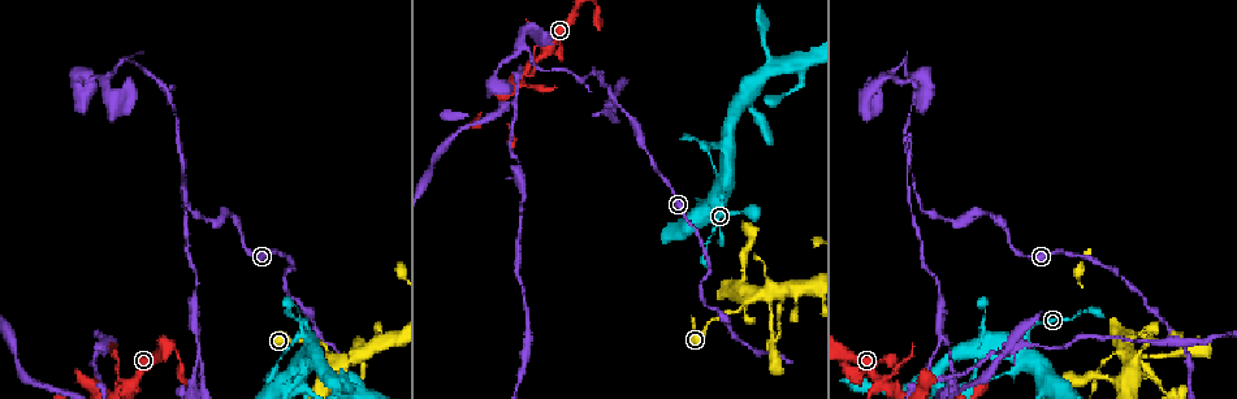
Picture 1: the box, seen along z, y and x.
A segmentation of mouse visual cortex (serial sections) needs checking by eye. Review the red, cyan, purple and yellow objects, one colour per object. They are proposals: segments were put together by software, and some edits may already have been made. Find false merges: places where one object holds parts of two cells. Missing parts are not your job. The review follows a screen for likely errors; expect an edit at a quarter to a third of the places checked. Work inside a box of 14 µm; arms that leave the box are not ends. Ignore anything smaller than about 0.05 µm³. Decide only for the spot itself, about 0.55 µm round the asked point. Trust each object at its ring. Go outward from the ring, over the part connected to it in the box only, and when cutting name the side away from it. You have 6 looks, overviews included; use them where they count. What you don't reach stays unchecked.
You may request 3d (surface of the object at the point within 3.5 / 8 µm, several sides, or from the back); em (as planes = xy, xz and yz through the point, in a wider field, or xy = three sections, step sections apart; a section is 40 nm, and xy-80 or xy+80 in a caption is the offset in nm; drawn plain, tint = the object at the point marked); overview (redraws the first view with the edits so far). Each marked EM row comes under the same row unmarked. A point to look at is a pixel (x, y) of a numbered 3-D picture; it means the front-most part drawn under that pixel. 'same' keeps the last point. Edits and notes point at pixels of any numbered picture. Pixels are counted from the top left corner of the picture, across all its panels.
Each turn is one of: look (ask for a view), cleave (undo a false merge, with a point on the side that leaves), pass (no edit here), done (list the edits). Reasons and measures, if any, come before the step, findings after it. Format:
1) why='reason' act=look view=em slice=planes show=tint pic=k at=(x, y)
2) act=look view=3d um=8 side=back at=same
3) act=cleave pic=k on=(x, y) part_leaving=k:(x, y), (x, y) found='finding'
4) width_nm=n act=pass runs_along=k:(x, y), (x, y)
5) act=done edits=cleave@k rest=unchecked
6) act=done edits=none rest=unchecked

why='sharp bend' act=look view=em slice=xy step=2 show=tint pic=1 at=(1134, 358)

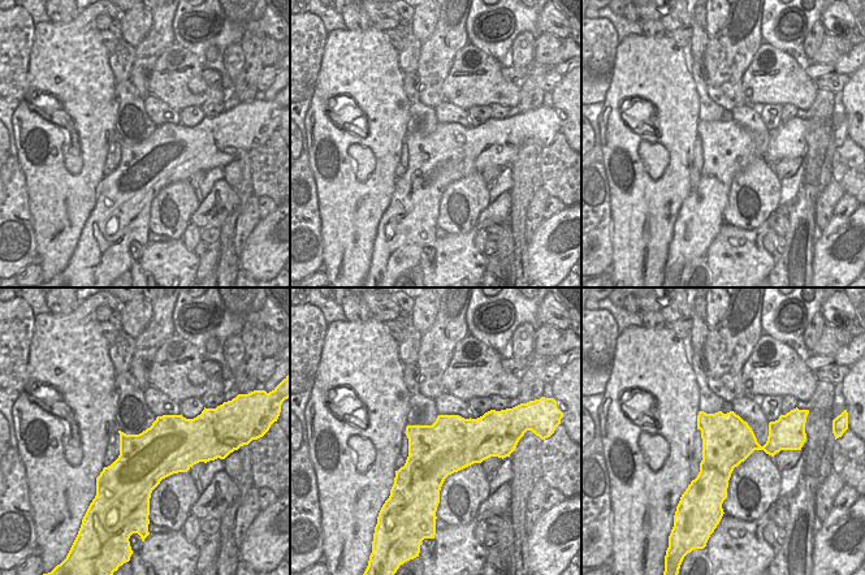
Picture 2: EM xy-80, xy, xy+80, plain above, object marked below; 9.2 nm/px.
act=look view=3d um=3.5 at=same

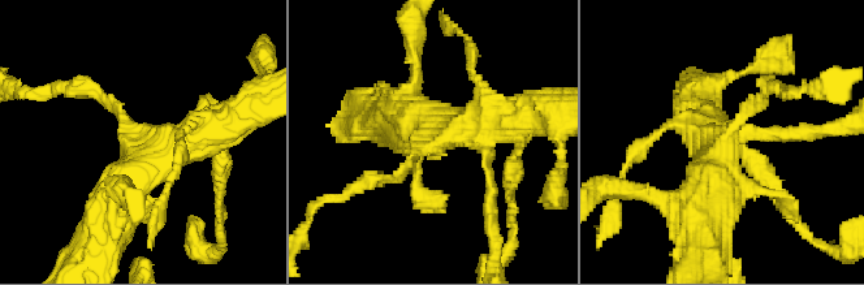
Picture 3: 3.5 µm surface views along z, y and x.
width_nm=500 act=pass runs_along=3:(381, 178), (449, 132), (509, 121) found='all the same cell'

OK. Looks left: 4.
why='sharp bend' act=look view=3d um=8 pic=1 at=(982, 347)

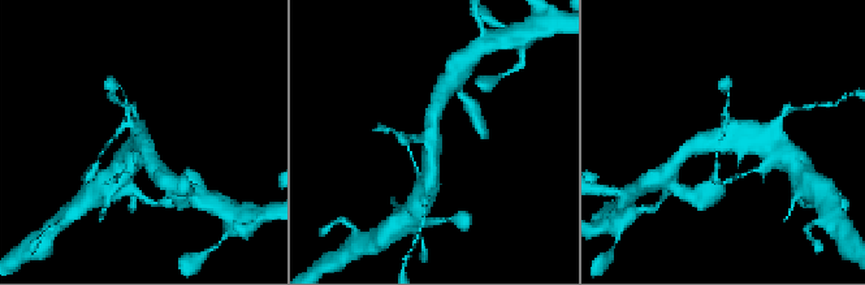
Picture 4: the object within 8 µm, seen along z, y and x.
act=look view=em slice=planes show=tint pic=4 at=(723, 143)

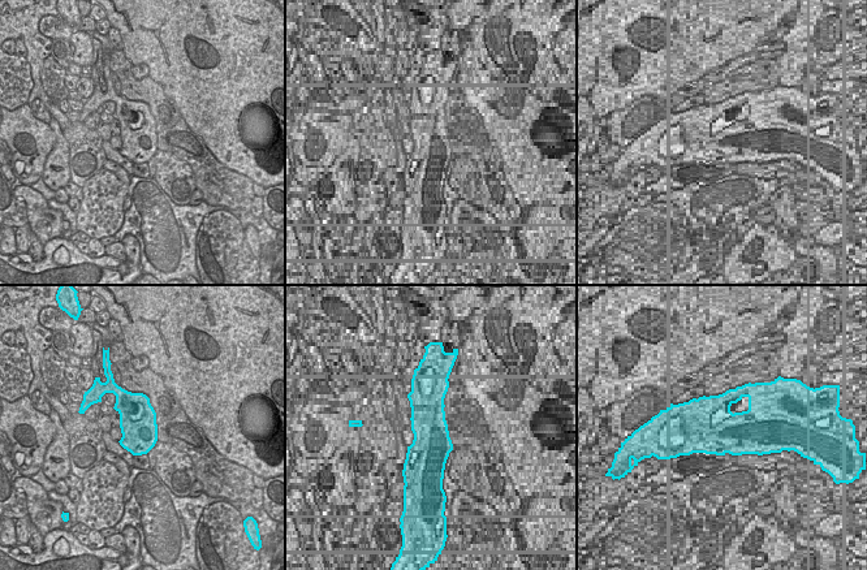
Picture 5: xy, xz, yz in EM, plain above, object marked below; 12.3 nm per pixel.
act=cleave pic=4 on=(113, 85) part_leaving=4:(132, 120), (124, 90), (106, 81) found='a second cell is stuck on'

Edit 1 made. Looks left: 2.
why='narrows sharply' act=look view=3d um=3.5 pic=1 at=(143, 68)

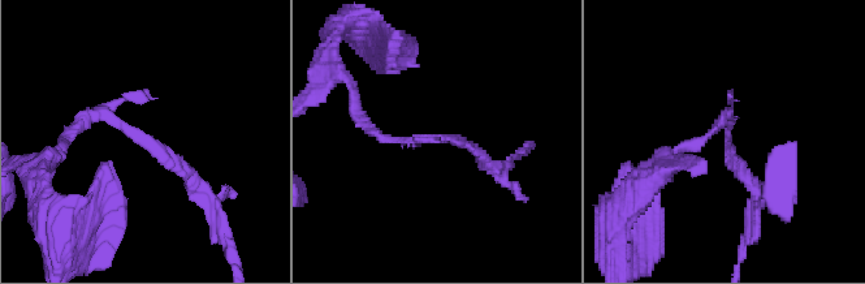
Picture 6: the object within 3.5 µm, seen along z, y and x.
arm_widths_nm=100,150 act=look view=em slice=xy step=1 show=tint pic=6 at=(728, 136)

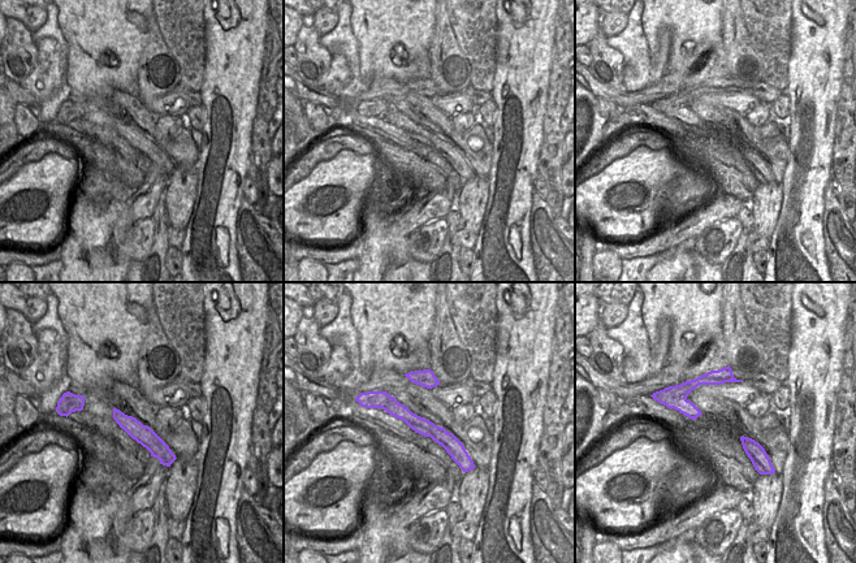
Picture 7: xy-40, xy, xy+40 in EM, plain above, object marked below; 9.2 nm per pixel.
act=cleave pic=6 on=(133, 97) found='two cells meet here'

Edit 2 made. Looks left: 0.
act=done edits=cleave@4,cleave@6 rest=unchecked

